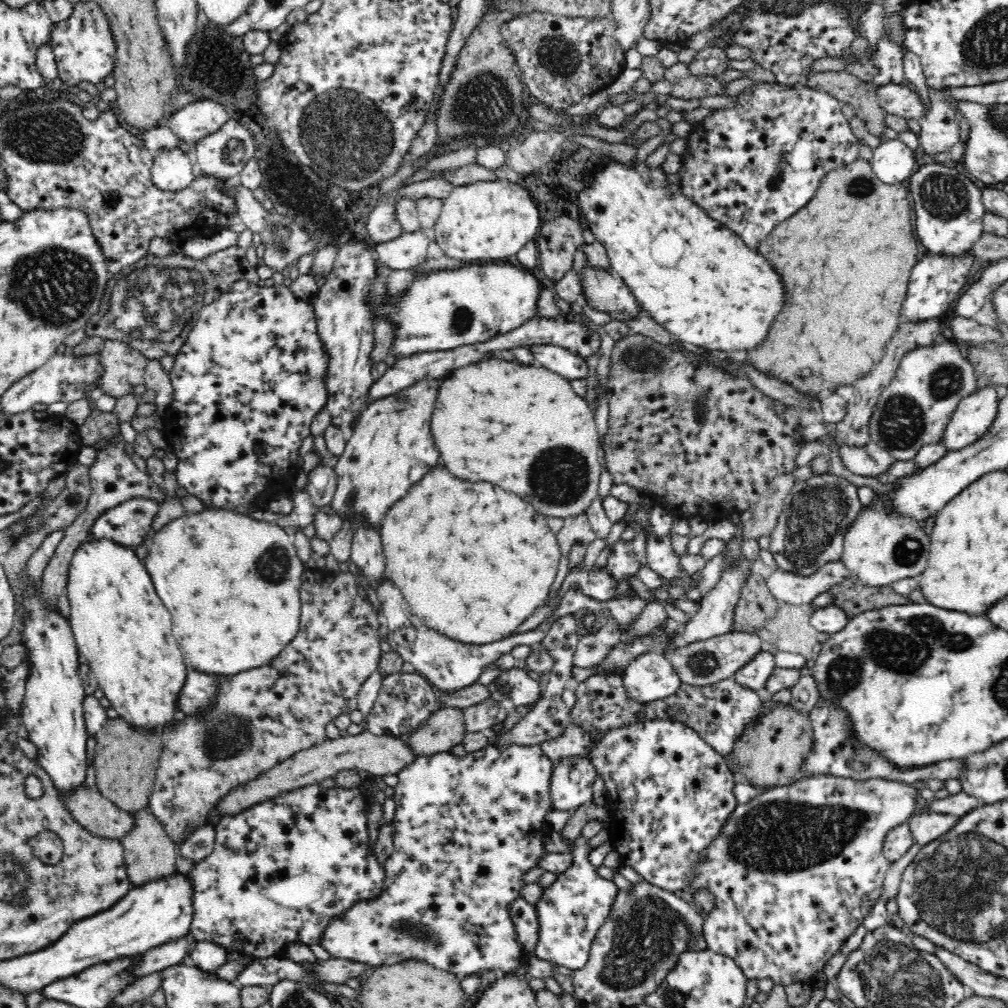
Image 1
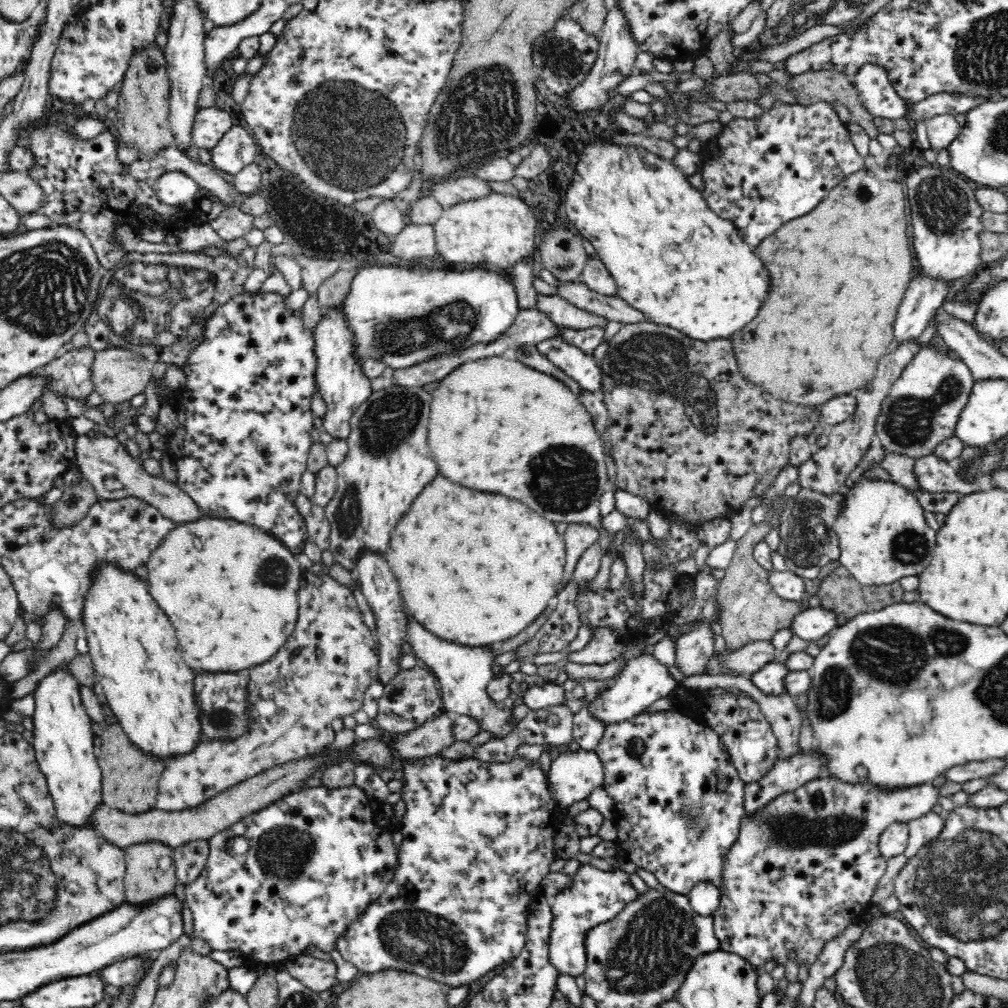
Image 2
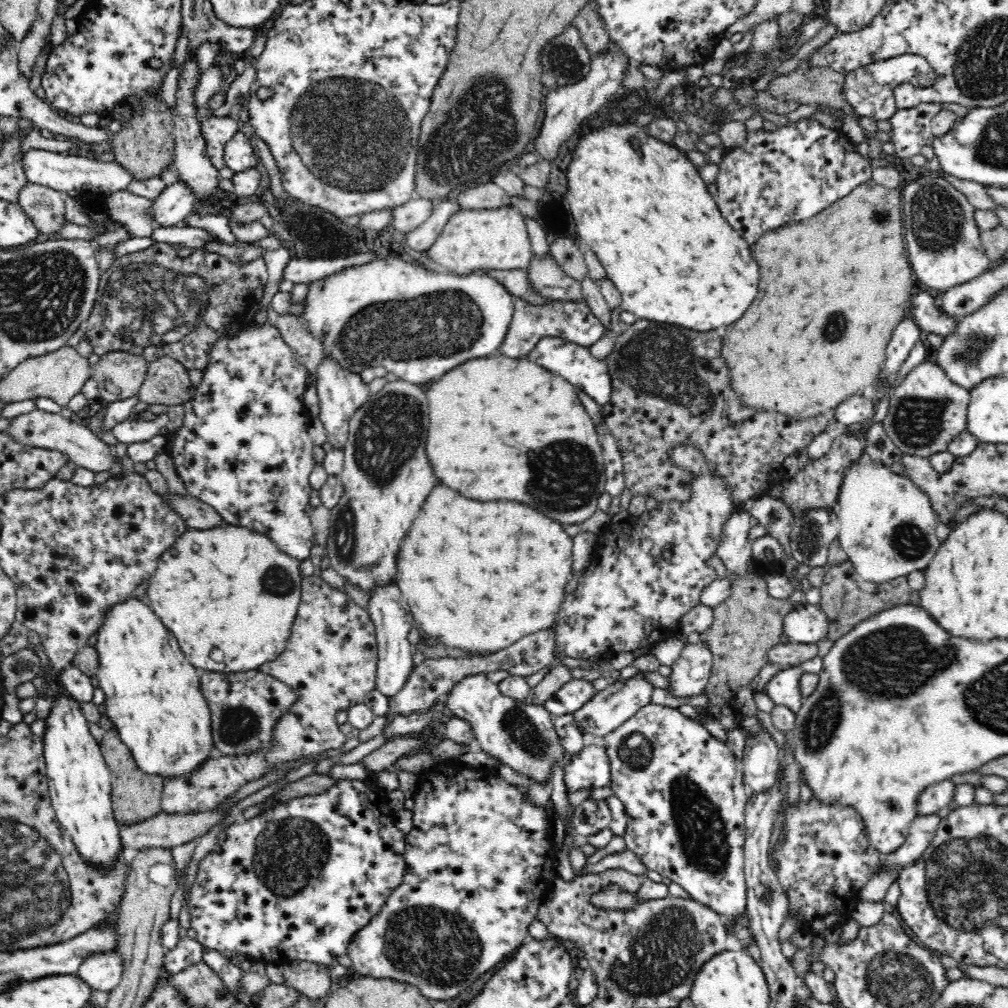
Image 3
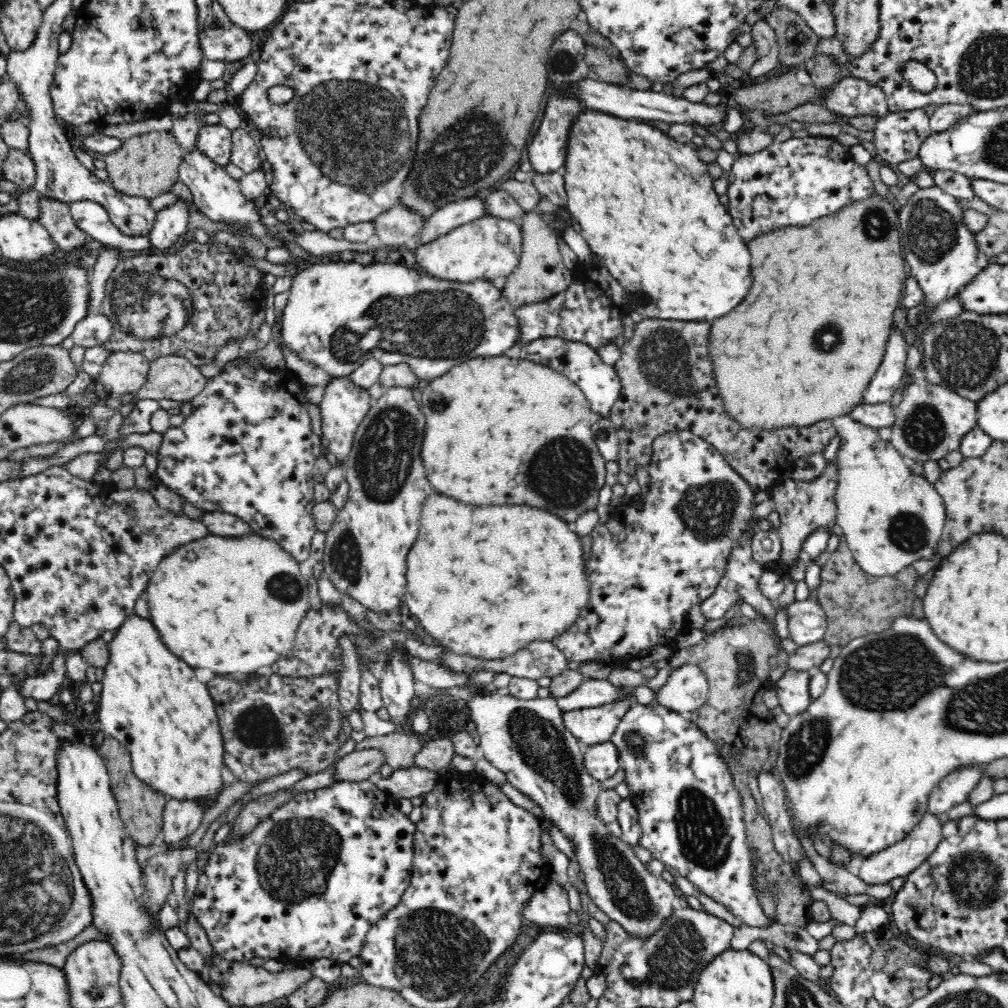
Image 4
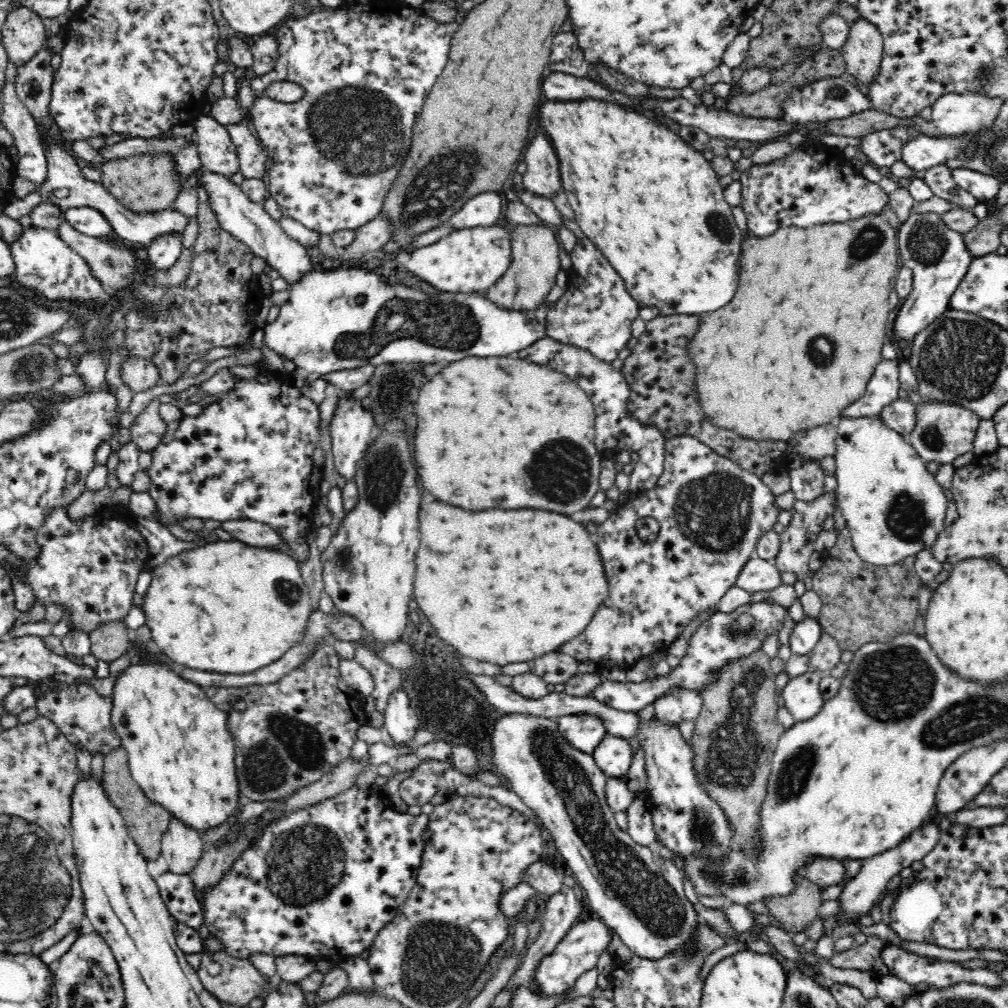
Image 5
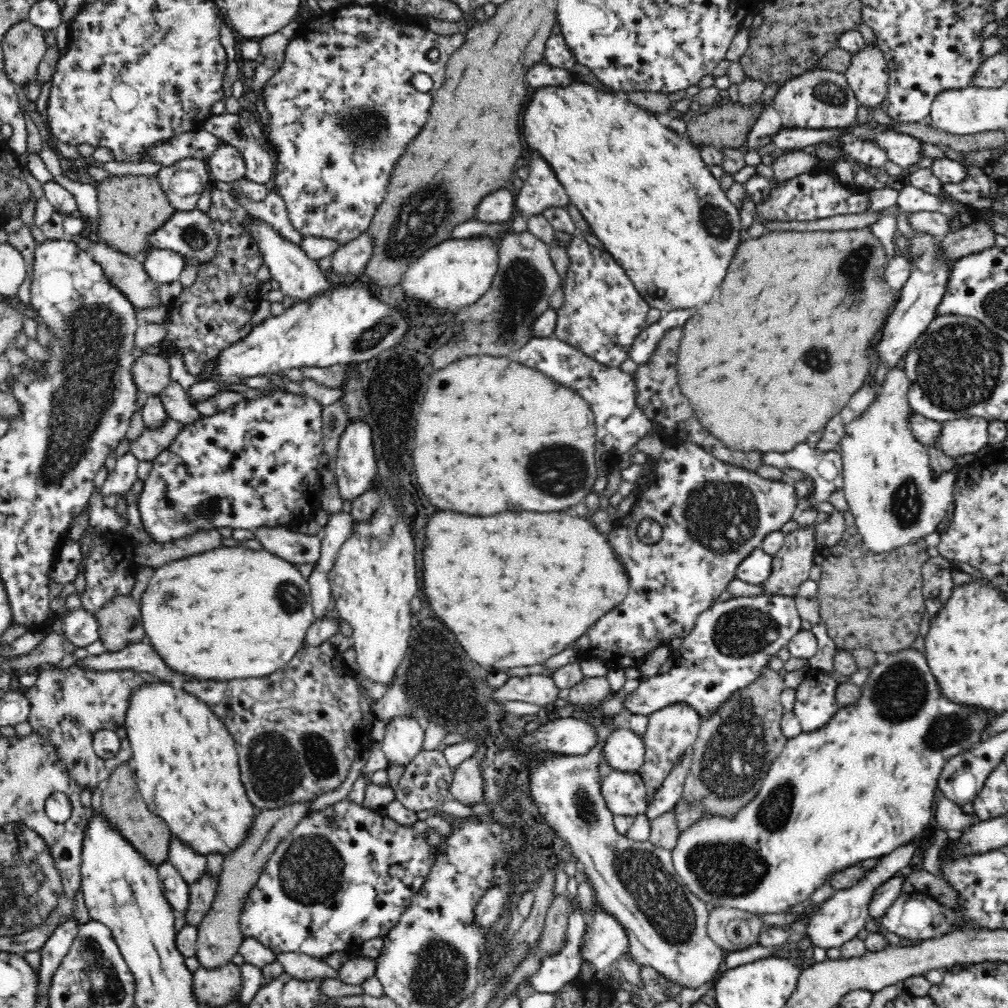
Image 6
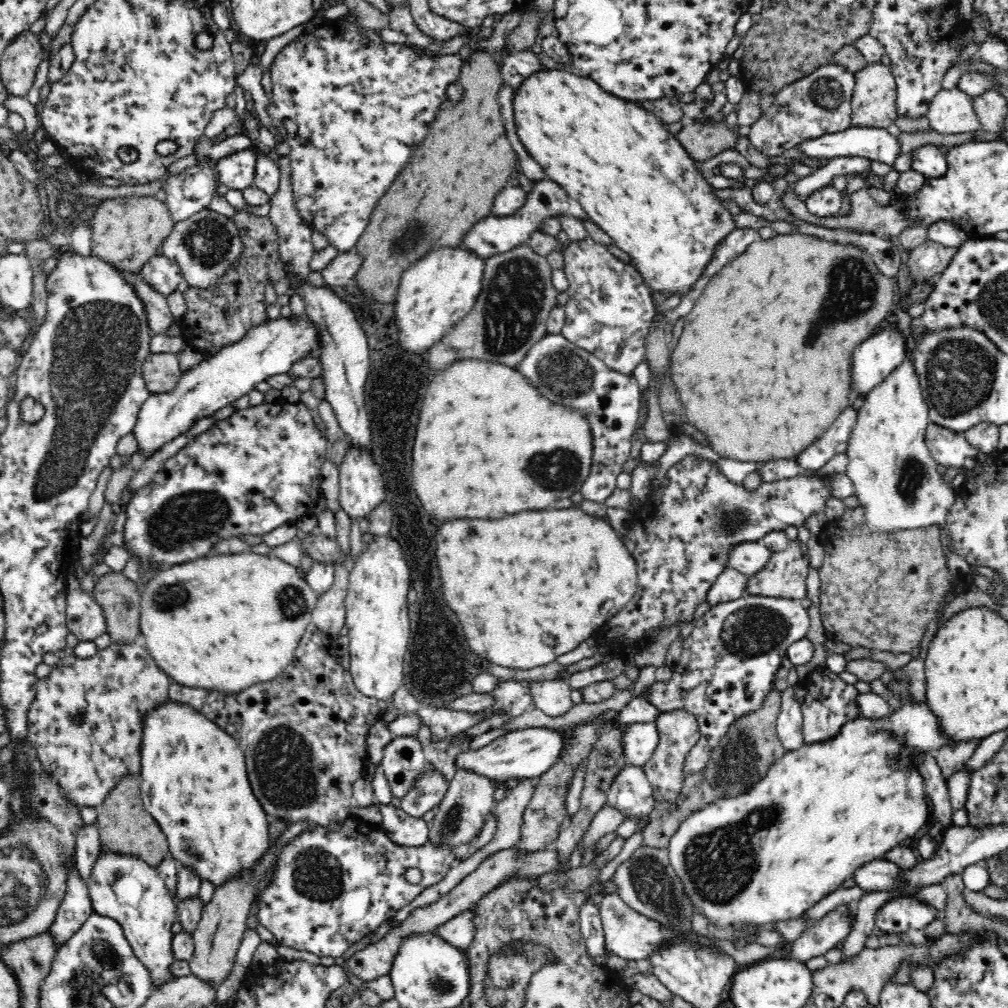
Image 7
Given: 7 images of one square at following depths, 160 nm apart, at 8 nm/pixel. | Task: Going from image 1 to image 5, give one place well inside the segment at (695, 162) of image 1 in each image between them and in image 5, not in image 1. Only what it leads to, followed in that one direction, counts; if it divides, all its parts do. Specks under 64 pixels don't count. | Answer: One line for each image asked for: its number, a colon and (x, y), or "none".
2: (761, 172)
3: (787, 174)
4: (791, 183)
5: (814, 184)

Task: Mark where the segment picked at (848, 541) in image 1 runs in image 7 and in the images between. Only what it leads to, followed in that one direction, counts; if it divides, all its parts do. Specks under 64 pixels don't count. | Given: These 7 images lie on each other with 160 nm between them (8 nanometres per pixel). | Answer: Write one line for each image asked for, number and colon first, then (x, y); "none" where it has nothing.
2: (882, 534)
3: (886, 524)
4: (890, 518)
5: (893, 507)
6: (896, 498)
7: (894, 475)

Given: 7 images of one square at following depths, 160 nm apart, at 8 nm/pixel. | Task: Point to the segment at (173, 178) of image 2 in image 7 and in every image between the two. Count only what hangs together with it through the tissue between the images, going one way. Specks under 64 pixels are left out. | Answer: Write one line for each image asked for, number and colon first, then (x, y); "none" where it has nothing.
3: (175, 201)
4: (171, 222)
5: (163, 251)
6: (163, 265)
7: (163, 274)

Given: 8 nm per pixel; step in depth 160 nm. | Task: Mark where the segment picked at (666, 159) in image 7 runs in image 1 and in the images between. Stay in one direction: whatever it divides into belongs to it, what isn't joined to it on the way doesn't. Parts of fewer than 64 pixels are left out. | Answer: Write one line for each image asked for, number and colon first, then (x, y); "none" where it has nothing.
1: (689, 273)
2: (673, 258)
3: (639, 204)
4: (645, 203)
5: (652, 204)
6: (646, 193)

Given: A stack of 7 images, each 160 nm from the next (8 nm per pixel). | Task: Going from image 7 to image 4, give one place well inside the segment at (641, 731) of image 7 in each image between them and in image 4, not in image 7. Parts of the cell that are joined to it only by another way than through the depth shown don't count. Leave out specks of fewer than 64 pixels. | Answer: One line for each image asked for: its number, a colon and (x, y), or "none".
4: (601, 761)
5: (613, 756)
6: (624, 751)

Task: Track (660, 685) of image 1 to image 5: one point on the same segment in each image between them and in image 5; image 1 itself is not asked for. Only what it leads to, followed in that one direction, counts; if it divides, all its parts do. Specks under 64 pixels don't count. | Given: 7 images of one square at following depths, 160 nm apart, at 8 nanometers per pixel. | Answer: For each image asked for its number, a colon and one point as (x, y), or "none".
2: (643, 680)
3: (607, 709)
4: (595, 725)
5: (584, 731)

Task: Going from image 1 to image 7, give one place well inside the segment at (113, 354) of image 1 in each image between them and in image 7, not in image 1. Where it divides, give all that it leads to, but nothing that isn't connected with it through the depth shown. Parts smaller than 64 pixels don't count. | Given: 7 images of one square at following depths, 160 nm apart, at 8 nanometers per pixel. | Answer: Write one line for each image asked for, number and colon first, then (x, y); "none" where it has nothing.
2: (117, 374)
3: (119, 375)
4: (124, 372)
5: (139, 374)
6: (151, 373)
7: (161, 373)

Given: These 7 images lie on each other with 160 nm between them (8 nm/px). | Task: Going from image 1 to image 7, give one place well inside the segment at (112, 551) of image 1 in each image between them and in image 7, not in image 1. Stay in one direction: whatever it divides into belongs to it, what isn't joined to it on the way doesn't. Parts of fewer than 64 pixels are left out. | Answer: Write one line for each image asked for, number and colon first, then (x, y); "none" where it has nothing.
2: (136, 658)
3: (152, 695)
4: (150, 702)
5: (181, 754)
6: (186, 765)
7: (193, 781)

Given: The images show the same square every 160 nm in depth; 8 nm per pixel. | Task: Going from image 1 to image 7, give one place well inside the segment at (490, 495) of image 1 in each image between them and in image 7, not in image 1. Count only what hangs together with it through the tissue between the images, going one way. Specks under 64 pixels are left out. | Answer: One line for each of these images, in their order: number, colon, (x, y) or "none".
2: (468, 571)
3: (479, 576)
4: (482, 581)
5: (505, 586)
6: (514, 593)
7: (527, 588)

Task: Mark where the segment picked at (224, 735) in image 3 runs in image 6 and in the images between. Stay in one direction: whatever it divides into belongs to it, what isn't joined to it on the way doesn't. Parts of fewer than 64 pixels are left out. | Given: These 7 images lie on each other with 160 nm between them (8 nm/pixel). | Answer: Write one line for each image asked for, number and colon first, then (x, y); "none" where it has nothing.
4: (265, 720)
5: (288, 734)
6: (298, 730)

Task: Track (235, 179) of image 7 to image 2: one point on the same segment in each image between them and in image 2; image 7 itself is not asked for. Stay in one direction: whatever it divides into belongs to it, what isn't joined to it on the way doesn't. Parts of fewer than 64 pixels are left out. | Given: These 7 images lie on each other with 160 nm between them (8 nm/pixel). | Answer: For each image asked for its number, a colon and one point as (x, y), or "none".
2: (211, 123)
3: (217, 130)
4: (214, 140)
5: (217, 152)
6: (225, 163)

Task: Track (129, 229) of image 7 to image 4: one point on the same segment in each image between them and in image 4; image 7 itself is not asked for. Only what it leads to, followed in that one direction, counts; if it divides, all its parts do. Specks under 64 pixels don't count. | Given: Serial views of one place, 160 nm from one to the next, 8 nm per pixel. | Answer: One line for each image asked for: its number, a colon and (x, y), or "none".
4: (146, 164)
5: (147, 182)
6: (131, 207)

